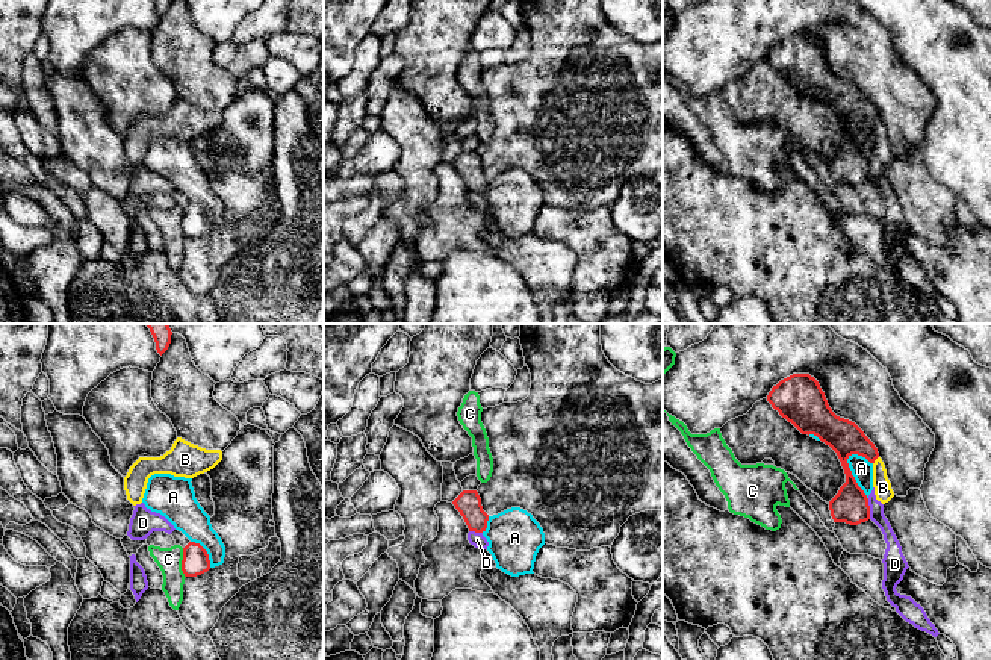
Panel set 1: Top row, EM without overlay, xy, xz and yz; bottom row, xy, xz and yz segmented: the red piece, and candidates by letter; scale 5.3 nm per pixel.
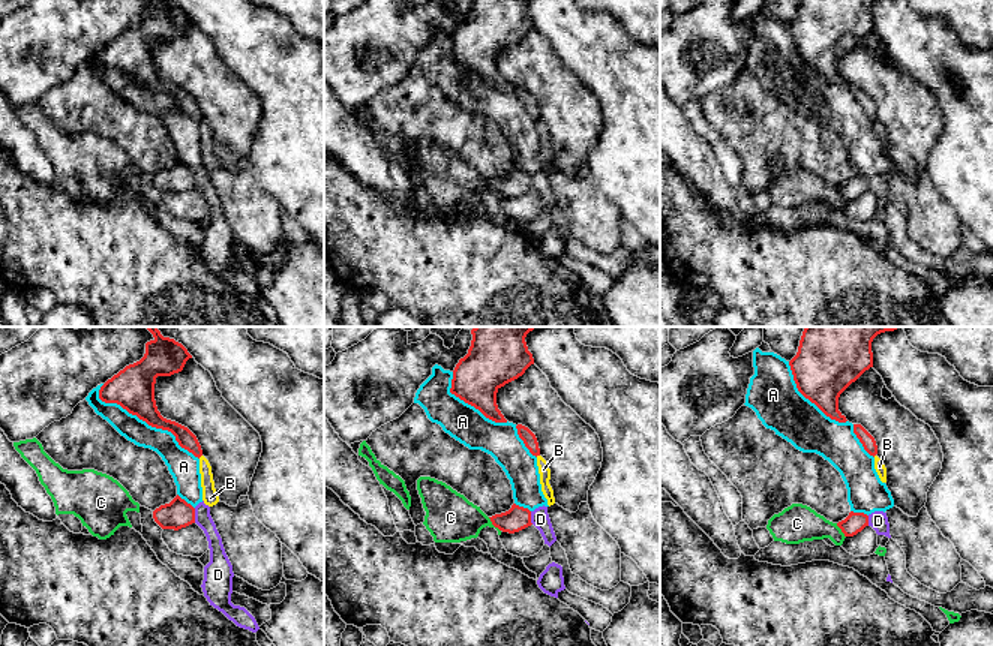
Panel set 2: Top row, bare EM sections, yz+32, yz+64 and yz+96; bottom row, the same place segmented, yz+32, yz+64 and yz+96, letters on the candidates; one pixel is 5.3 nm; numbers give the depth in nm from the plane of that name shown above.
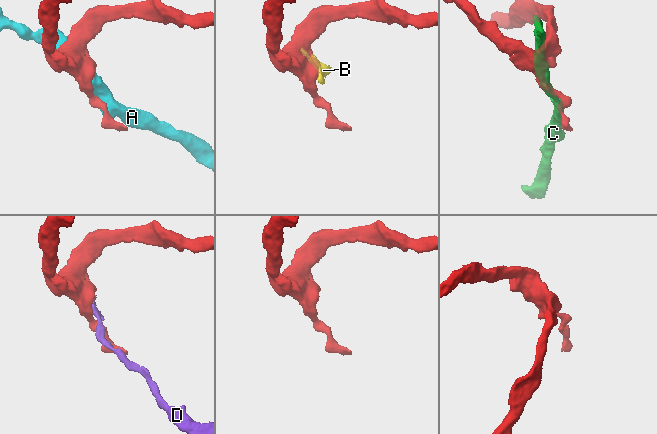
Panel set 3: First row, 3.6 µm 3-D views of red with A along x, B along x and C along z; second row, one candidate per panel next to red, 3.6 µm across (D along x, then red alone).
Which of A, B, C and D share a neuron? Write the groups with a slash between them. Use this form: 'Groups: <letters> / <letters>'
Groups: A / B D / C

